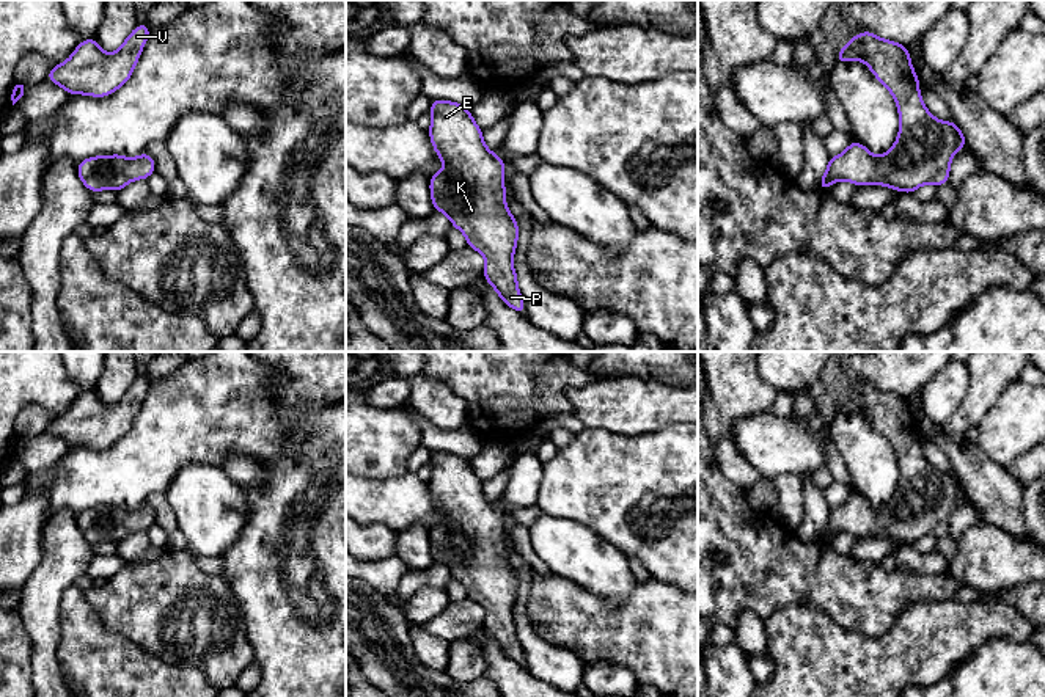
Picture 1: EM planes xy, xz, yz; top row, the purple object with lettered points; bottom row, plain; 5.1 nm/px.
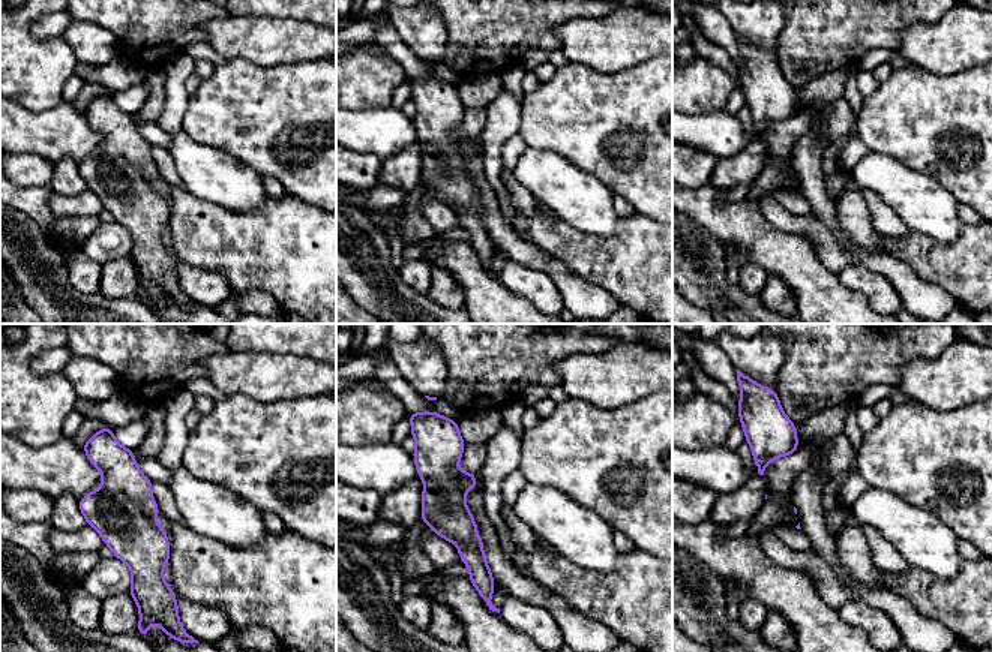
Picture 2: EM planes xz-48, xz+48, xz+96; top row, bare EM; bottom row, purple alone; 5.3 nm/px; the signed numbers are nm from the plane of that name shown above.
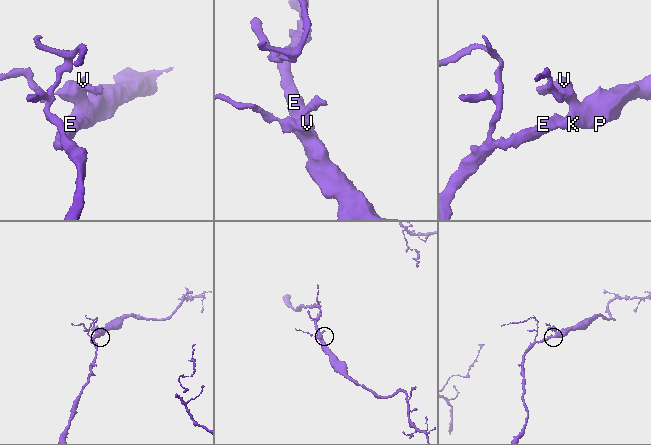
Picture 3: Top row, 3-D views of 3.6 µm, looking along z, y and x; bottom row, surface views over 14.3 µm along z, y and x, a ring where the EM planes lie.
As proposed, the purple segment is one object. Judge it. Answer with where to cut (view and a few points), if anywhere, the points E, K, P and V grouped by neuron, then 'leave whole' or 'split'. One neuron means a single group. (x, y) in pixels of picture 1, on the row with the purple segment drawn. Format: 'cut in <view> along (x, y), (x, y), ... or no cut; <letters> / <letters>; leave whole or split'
no cut; E K P V; leave whole

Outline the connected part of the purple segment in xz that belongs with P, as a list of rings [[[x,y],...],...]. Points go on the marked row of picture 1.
[[[432,99],[427,130],[445,168],[431,176],[434,209],[449,217],[468,246],[486,257],[482,276],[498,297],[525,316],[512,265],[519,224],[506,207],[504,160],[490,152],[470,108]]]

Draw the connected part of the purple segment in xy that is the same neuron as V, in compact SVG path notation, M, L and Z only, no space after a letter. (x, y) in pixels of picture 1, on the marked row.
M138 24L123 46L110 55L94 38L85 39L69 60L50 69L47 80L63 86L69 96L105 97L130 78L149 31L146 24Z

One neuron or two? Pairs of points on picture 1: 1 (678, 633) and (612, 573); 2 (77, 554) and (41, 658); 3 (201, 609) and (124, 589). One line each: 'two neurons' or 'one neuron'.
1: two neurons
2: one neuron
3: one neuron

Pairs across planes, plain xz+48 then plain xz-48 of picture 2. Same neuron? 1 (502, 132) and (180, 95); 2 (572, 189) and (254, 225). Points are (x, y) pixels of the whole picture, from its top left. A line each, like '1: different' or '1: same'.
1: same
2: different

